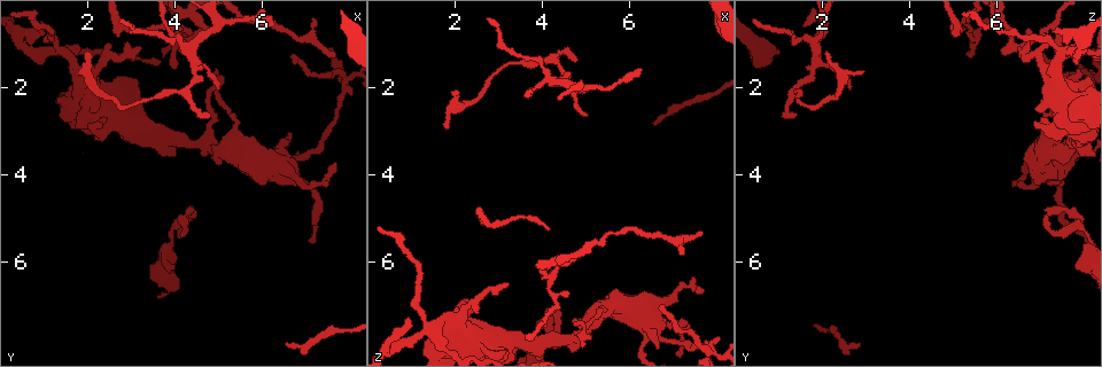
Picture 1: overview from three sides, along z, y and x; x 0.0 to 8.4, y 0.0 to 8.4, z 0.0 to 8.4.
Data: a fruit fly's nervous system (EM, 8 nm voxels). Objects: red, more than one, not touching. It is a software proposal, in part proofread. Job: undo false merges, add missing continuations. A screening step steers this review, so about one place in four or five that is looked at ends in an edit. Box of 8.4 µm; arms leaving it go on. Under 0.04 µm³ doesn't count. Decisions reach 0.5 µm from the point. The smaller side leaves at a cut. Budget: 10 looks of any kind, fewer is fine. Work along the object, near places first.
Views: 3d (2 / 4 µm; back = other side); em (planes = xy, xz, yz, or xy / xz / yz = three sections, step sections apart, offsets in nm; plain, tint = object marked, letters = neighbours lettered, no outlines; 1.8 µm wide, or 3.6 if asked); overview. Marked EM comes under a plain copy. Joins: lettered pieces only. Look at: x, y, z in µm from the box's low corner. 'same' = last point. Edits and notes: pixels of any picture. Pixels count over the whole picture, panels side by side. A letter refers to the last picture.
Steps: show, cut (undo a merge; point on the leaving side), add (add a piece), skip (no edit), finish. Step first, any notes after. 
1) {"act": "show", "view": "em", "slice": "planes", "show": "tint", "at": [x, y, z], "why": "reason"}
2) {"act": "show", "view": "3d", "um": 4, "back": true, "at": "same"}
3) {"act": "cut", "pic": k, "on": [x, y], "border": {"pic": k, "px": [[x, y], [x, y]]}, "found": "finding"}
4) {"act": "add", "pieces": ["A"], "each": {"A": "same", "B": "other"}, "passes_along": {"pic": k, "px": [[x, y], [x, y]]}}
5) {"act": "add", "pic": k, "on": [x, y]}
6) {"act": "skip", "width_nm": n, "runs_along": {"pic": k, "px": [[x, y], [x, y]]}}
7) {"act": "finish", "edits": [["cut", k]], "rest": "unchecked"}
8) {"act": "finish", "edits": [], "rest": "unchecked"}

{"act": "show", "view": "em", "um": 3.6, "slice": "yz", "step": 16, "show": "letters", "at": [4.30, 1.25, 1.80], "why": "a fork"}

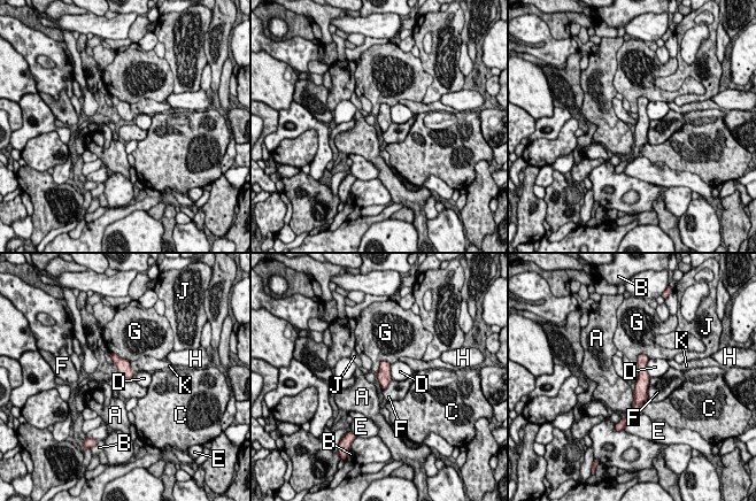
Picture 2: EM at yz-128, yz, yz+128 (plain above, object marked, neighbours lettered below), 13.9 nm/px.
{"act": "skip", "longest_contact_nm": ["F", 300], "each": {"A": "other", "B": "other", "C": "other", "D": "other", "E": "other", "F": "other", "G": "other", "H": "other", "J": "other", "K": "other"}, "runs_along": {"pic": 2, "px": [[643, 357], [641, 394], [635, 410]]}, "found": "continuous, no second cell"}

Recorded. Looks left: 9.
{"act": "show", "view": "3d", "um": 2, "at": [0.90, 0.75, 7.25], "why": "an open end"}

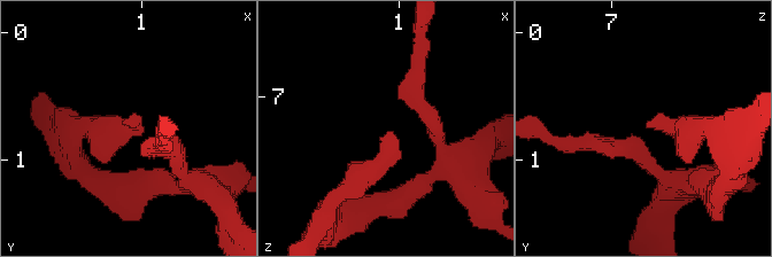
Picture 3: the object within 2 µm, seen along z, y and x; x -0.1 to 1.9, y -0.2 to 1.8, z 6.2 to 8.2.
{"act": "show", "view": "em", "slice": "yz", "step": 16, "show": "tint", "at": [0.94, 0.68, 7.28]}

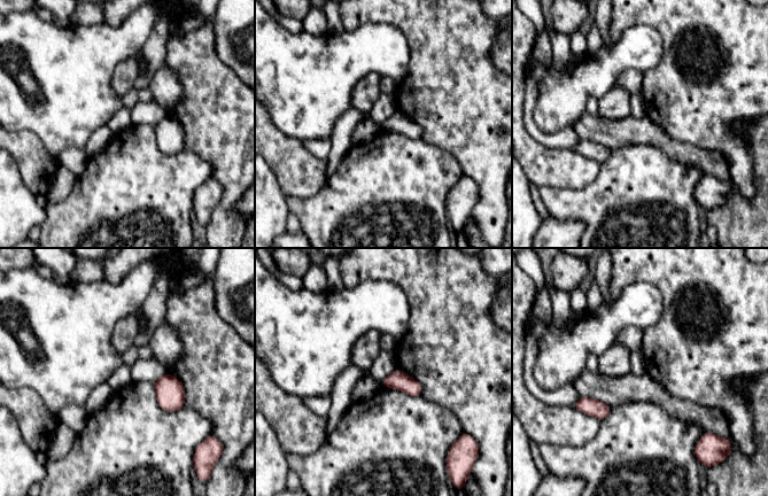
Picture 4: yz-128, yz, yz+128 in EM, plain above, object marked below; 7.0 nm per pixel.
{"act": "show", "view": "em", "slice": "planes", "show": "letters", "at": "same"}

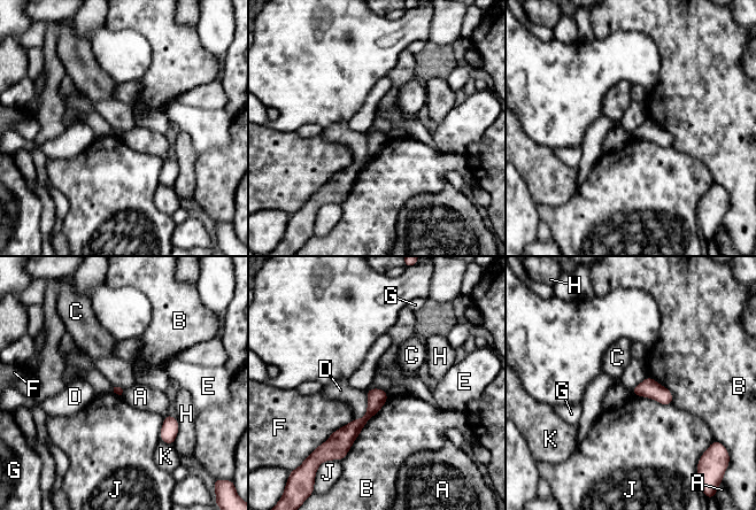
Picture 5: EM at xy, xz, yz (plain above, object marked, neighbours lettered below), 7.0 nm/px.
{"act": "skip", "each": {"A": "other", "B": "other", "C": "other", "D": "other", "E": "other", "F": "other", "G": "other", "H": "other", "J": "other", "K": "other"}, "found": "no lettered piece goes on from it"}

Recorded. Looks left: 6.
{"act": "show", "view": "em", "slice": "yz", "step": 16, "show": "tint", "at": [4.95, 2.15, 7.50], "why": "touches itself"}

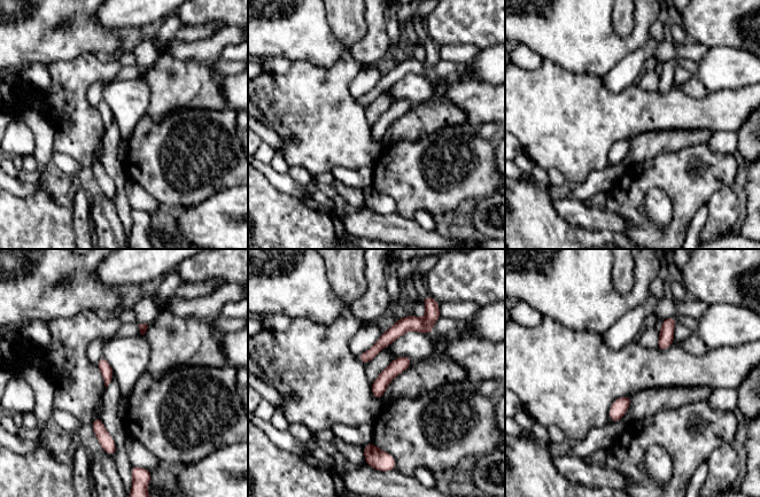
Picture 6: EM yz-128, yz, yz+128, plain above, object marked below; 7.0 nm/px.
{"act": "show", "view": "em", "slice": "planes", "show": "tint", "at": "same"}

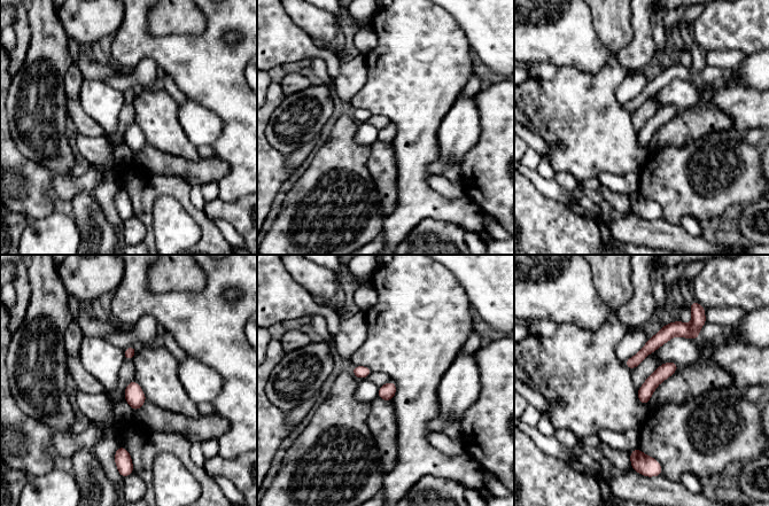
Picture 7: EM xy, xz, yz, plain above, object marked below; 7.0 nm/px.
{"act": "show", "view": "em", "slice": "planes", "show": "letters", "at": "same"}

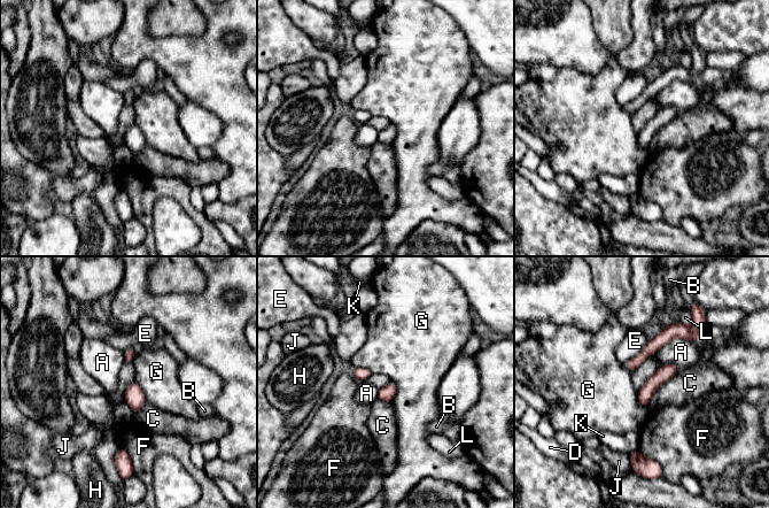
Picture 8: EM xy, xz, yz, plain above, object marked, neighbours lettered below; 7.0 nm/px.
{"act": "skip", "width_nm": 100, "longest_contact_nm": ["C", 380], "each": {"A": "other", "B": "other", "C": "other", "D": "other", "E": "other", "F": "other", "G": "other", "H": "other", "J": "other", "K": "other", "L": "other"}, "found": "one cell here"}

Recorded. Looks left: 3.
{"act": "show", "view": "3d", "um": 4, "at": [4.20, 0.90, 6.30], "why": "abrupt turn"}

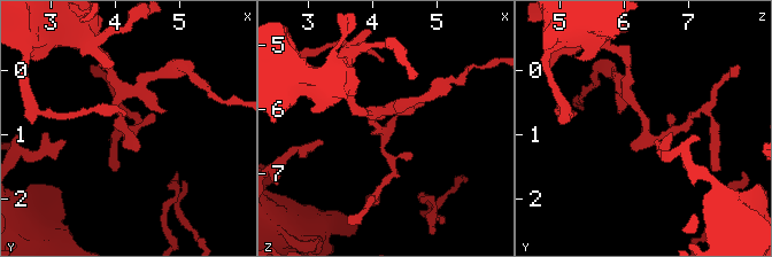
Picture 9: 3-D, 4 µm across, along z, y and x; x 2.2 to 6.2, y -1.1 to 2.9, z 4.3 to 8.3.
{"act": "show", "view": "em", "um": 3.6, "slice": "xy", "step": 16, "show": "tint", "at": [4.15, 0.90, 6.30]}

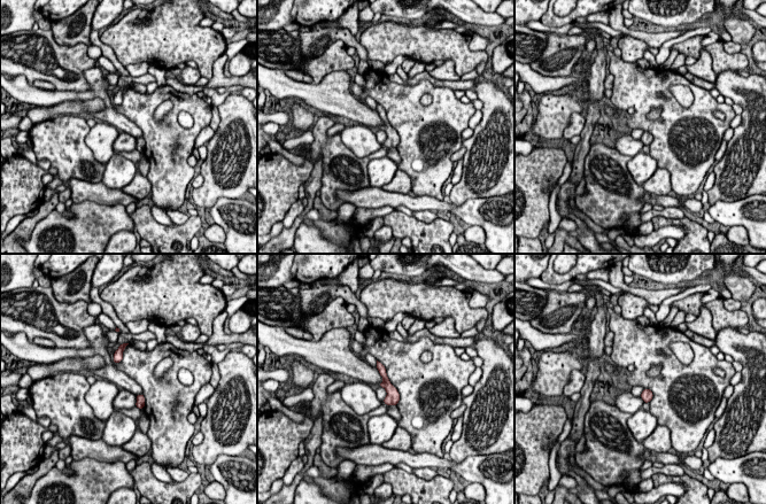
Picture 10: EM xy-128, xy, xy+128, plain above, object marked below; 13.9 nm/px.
{"act": "show", "view": "em", "um": 3.6, "slice": "planes", "show": "letters", "at": "same", "why": "another direction"}

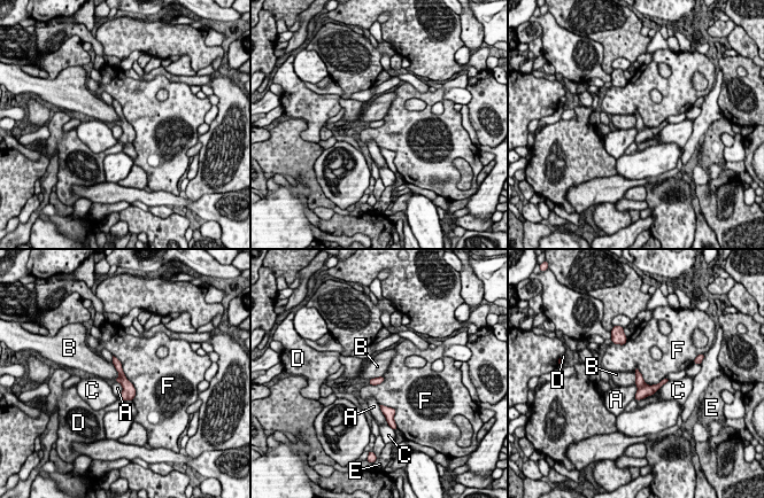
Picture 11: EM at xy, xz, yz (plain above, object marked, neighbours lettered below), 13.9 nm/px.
{"act": "skip", "longest_contact_nm": ["F", 700], "each": {"A": "other", "B": "other", "C": "other", "D": "other", "E": "other", "F": "other"}, "found": "continuous, no second cell"}

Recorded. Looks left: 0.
{"act": "finish", "edits": [], "rest": "unchecked"}

